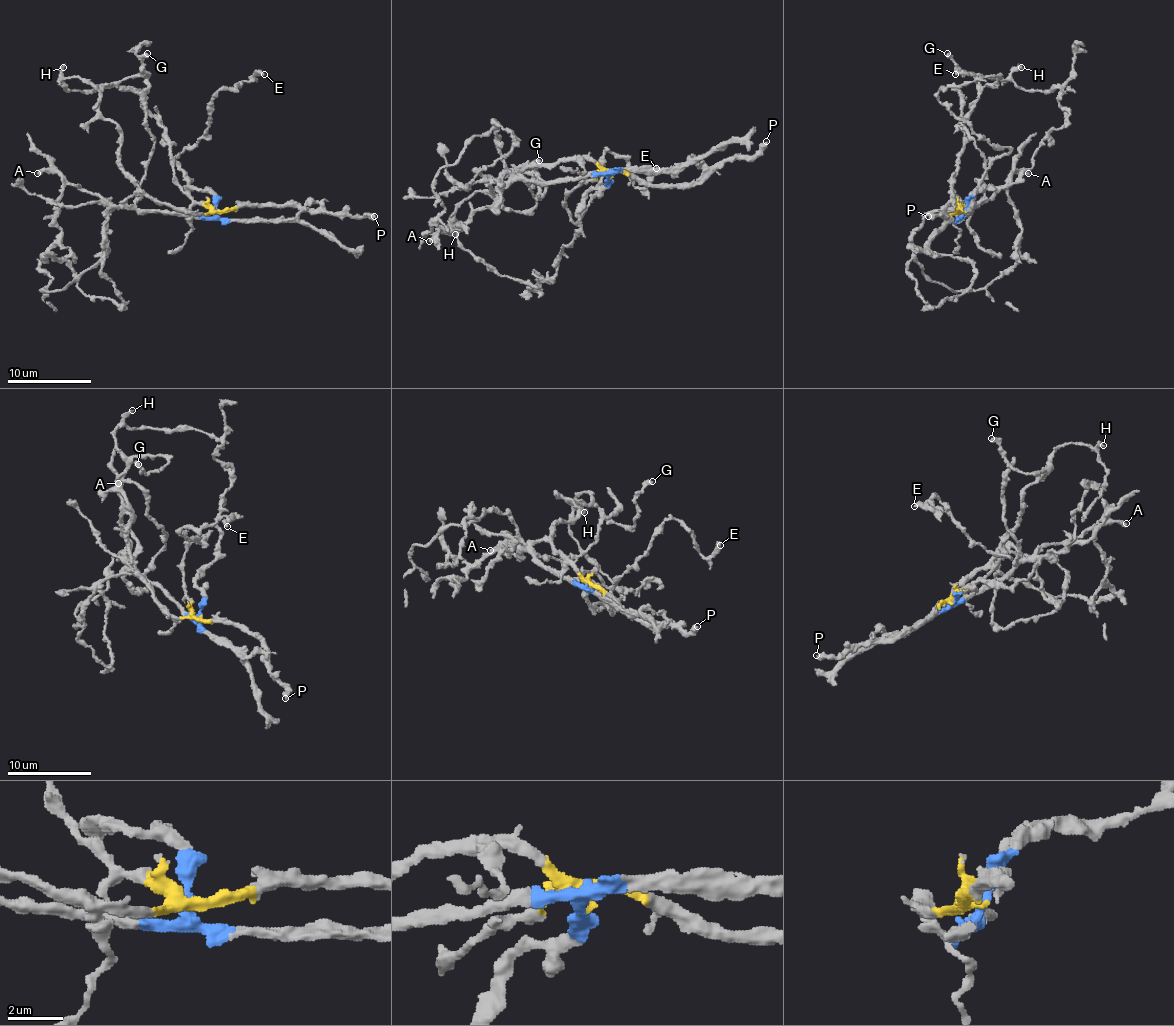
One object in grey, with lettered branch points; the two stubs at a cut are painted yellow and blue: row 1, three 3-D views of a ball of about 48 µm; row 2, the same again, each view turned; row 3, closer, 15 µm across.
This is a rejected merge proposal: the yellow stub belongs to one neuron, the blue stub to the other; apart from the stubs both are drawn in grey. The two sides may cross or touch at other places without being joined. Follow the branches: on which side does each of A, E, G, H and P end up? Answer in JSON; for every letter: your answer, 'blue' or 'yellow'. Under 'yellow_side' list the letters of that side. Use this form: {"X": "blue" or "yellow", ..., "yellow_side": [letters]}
{"A": "blue", "E": "yellow", "G": "yellow", "H": "yellow", "P": "yellow", "yellow_side": ["E", "G", "H", "P"]}

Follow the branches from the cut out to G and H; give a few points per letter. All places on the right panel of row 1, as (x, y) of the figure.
G: (963, 211), (946, 213), (963, 121), (978, 91), (997, 77), (965, 75), (946, 54)
H: (963, 211), (946, 213), (963, 121), (978, 83), (1022, 66)

